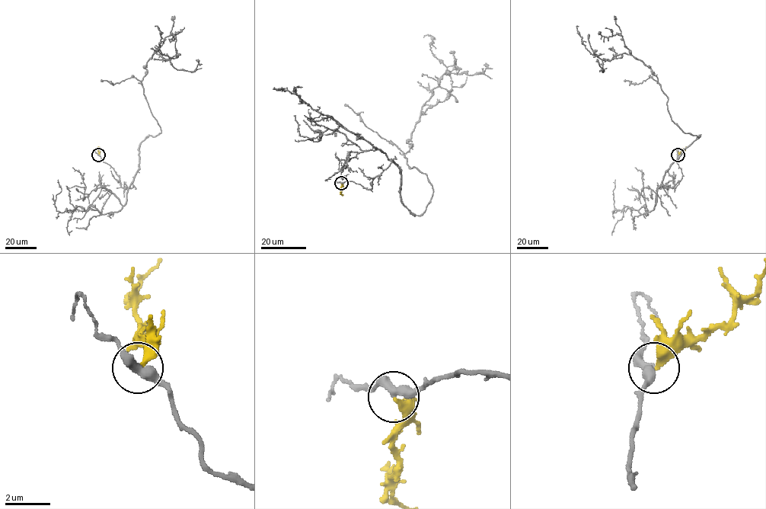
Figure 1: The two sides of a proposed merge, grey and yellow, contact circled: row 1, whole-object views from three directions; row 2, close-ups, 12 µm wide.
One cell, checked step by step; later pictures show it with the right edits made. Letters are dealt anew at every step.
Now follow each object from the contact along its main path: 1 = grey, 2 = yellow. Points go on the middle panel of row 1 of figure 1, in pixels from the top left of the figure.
1: (341, 183), (371, 189), (391, 161), (400, 201), (425, 210), (432, 185), (403, 154), (446, 67), (423, 37)
2: (341, 183), (341, 193), (343, 194), (340, 194)

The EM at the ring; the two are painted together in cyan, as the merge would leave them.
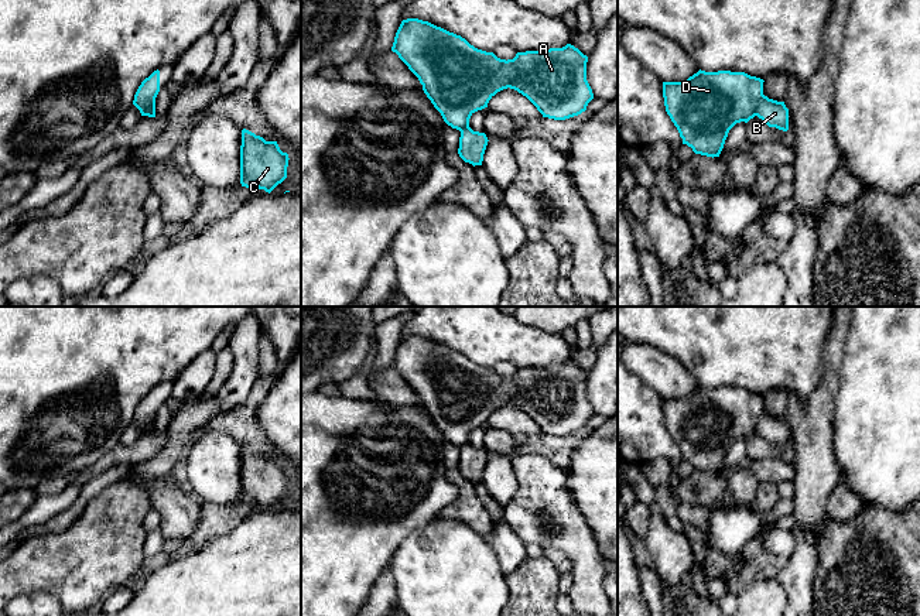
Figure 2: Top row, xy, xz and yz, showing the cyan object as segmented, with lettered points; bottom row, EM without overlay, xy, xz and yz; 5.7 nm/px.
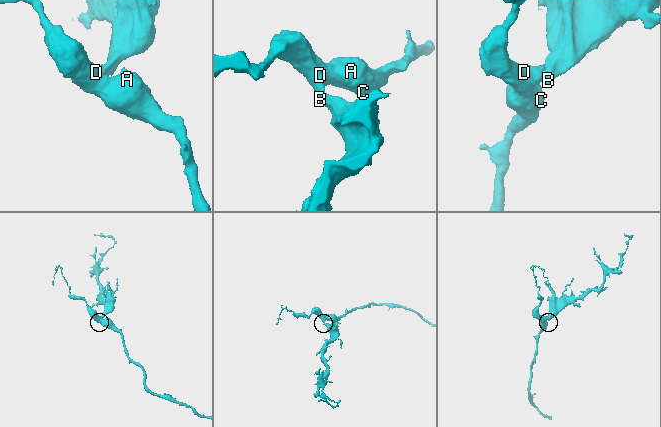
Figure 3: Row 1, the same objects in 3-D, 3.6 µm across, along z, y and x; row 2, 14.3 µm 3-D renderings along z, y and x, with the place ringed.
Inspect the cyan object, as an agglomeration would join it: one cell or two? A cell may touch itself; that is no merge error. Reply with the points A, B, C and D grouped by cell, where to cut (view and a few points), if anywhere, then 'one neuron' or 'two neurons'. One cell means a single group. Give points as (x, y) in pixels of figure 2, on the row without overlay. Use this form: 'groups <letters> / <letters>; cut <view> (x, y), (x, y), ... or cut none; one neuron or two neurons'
groups A C D / B; cut yz (763, 411), (755, 431); two neurons

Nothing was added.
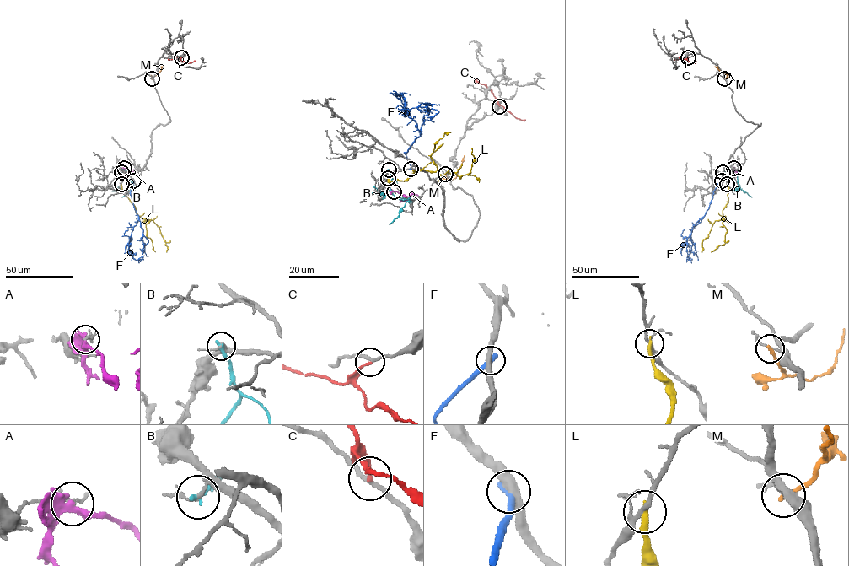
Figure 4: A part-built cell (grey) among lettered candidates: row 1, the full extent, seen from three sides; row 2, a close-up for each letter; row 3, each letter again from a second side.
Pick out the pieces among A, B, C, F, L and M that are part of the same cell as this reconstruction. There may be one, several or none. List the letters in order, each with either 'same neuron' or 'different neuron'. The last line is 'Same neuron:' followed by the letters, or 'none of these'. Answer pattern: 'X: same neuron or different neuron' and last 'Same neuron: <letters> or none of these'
A: different neuron
B: different neuron
C: different neuron
F: different neuron
L: different neuron
M: different neuron
Same neuron: none of these

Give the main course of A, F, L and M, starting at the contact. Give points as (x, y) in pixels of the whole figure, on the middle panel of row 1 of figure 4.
A: (394, 191), (409, 198), (400, 202)
F: (411, 168), (404, 153), (420, 135), (420, 132), (407, 110), (404, 115), (400, 110), (439, 105)
L: (388, 178), (406, 180), (414, 170), (444, 175), (450, 169), (460, 178), (470, 175), (475, 159), (471, 148)
M: (445, 174), (448, 178), (454, 178), (464, 155)

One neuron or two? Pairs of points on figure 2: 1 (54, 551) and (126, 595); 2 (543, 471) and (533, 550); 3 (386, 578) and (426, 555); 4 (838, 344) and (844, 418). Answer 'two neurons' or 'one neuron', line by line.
1: two neurons
2: two neurons
3: two neurons
4: two neurons

